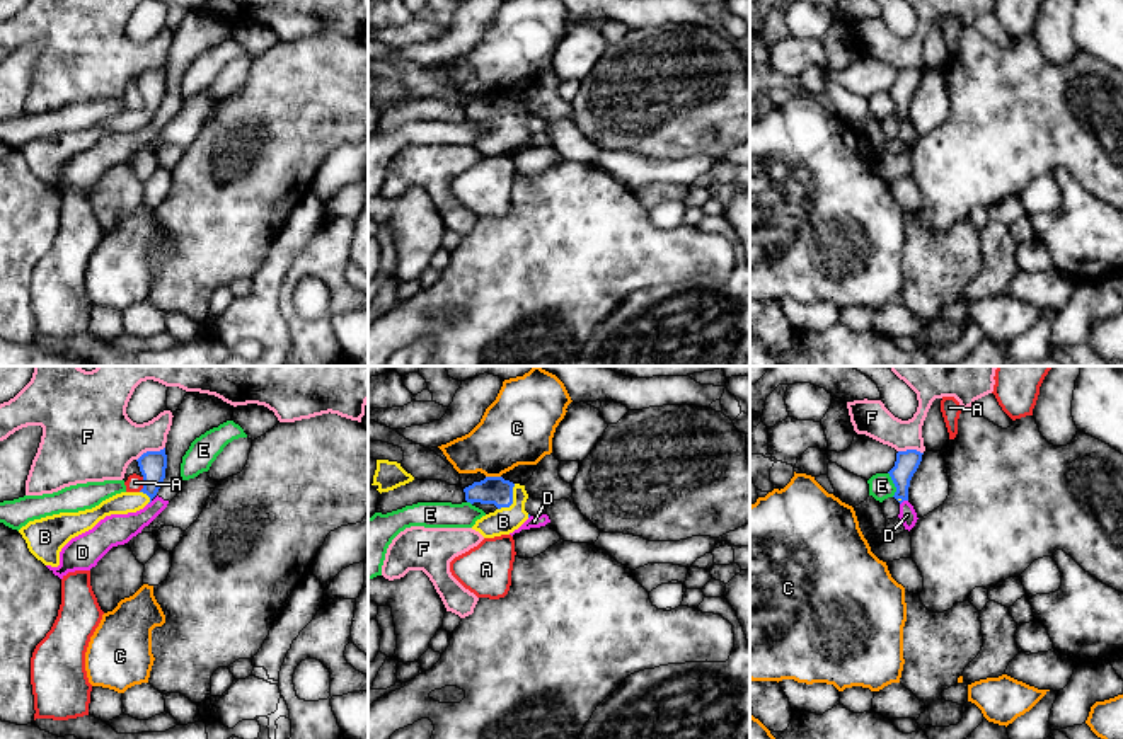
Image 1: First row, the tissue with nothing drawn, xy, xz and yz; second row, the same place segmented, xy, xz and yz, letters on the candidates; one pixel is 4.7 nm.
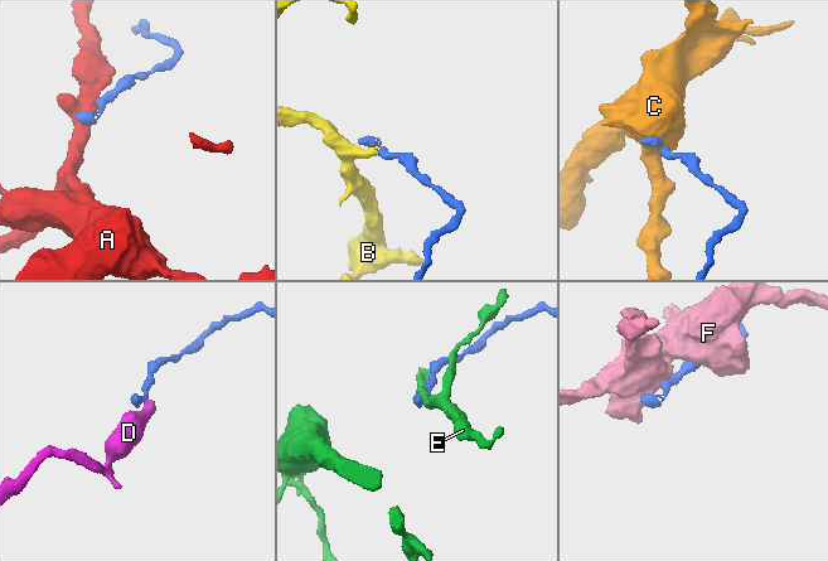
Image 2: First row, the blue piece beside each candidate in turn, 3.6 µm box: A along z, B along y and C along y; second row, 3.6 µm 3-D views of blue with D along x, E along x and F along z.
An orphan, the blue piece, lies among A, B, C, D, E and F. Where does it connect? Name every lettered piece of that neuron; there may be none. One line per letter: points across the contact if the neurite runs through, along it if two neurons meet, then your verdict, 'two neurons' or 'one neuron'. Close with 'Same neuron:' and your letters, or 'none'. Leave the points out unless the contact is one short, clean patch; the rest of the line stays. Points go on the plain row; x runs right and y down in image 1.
A: border along xy (143, 96), (143, 104), (138, 109); two neurons
B: runs through xz (496, 109), (512, 120), (510, 133), (503, 140); one neuron
C: border along xz (486, 94), (500, 96); two neurons
D: border along yz (907, 118), (900, 123); two neurons
E: two neurons
F: two neurons
Same neuron: B

